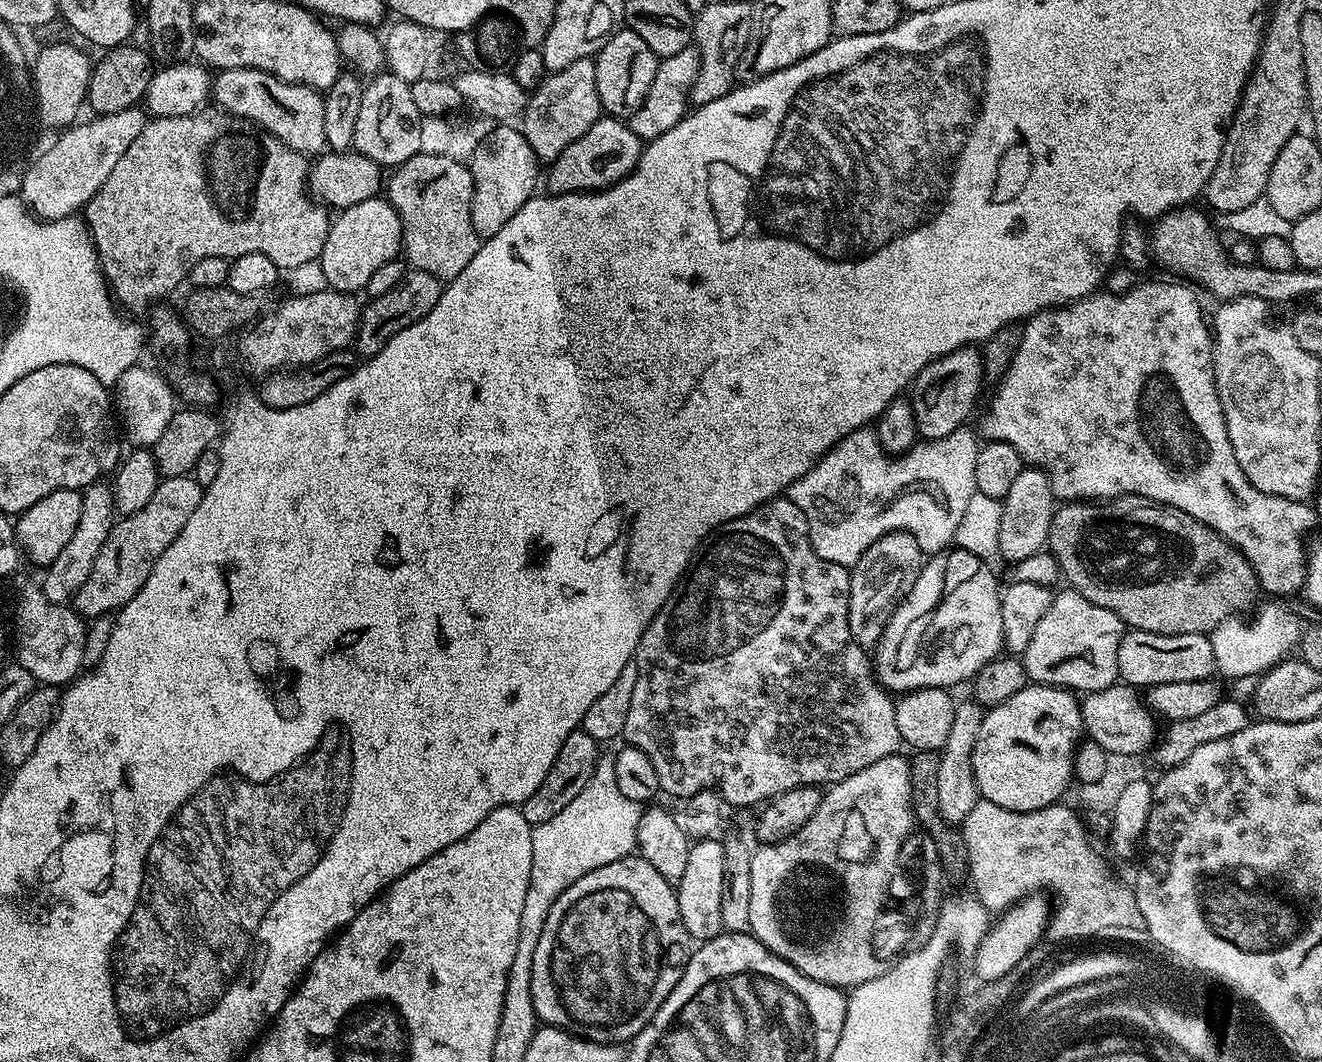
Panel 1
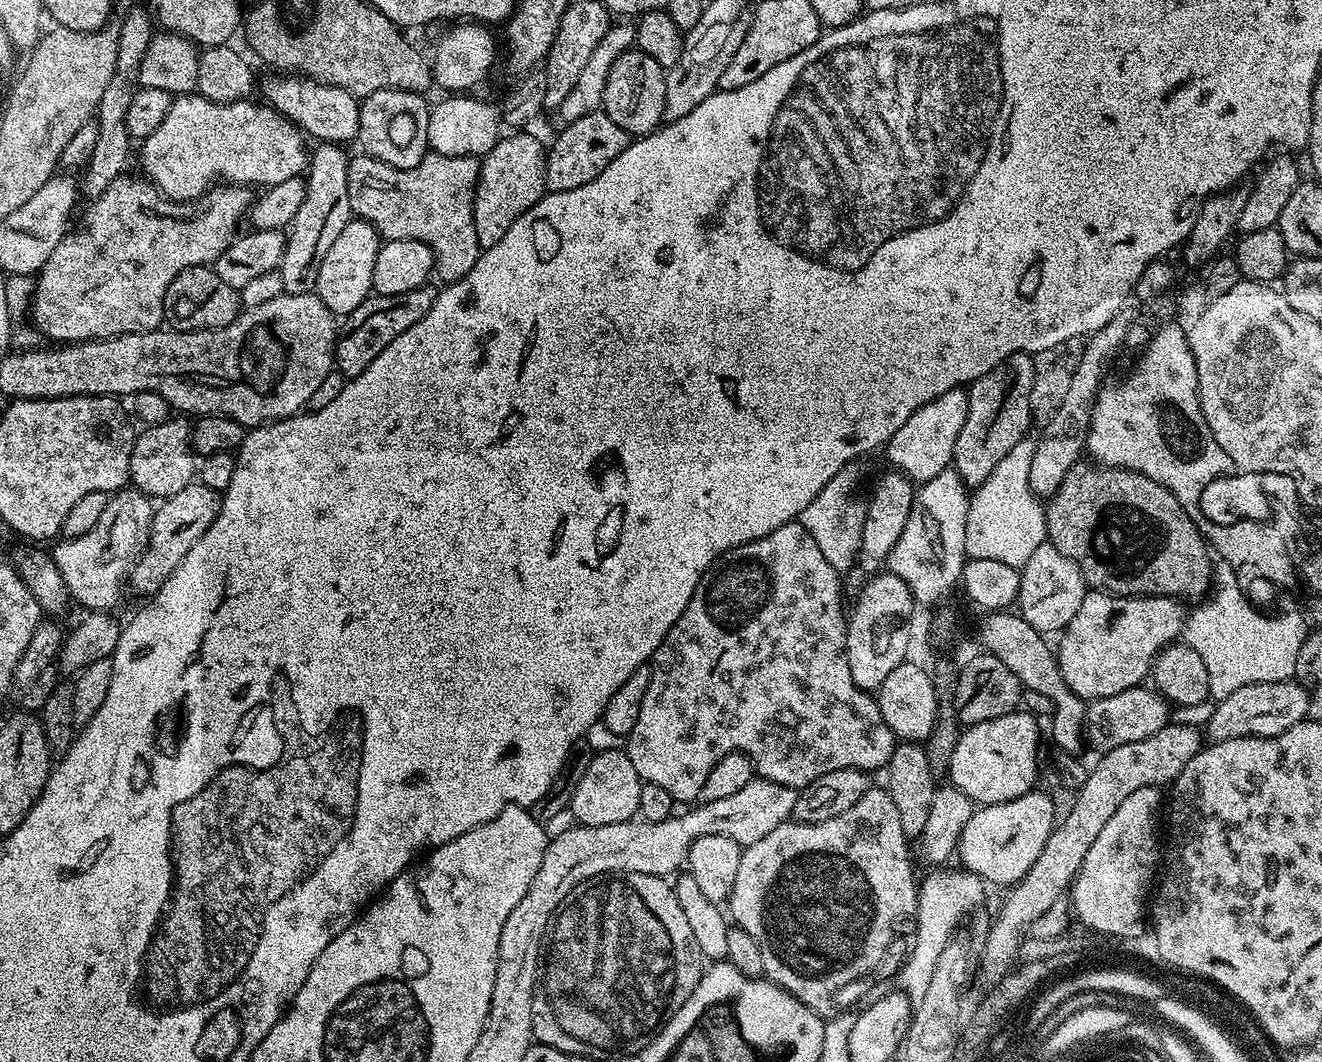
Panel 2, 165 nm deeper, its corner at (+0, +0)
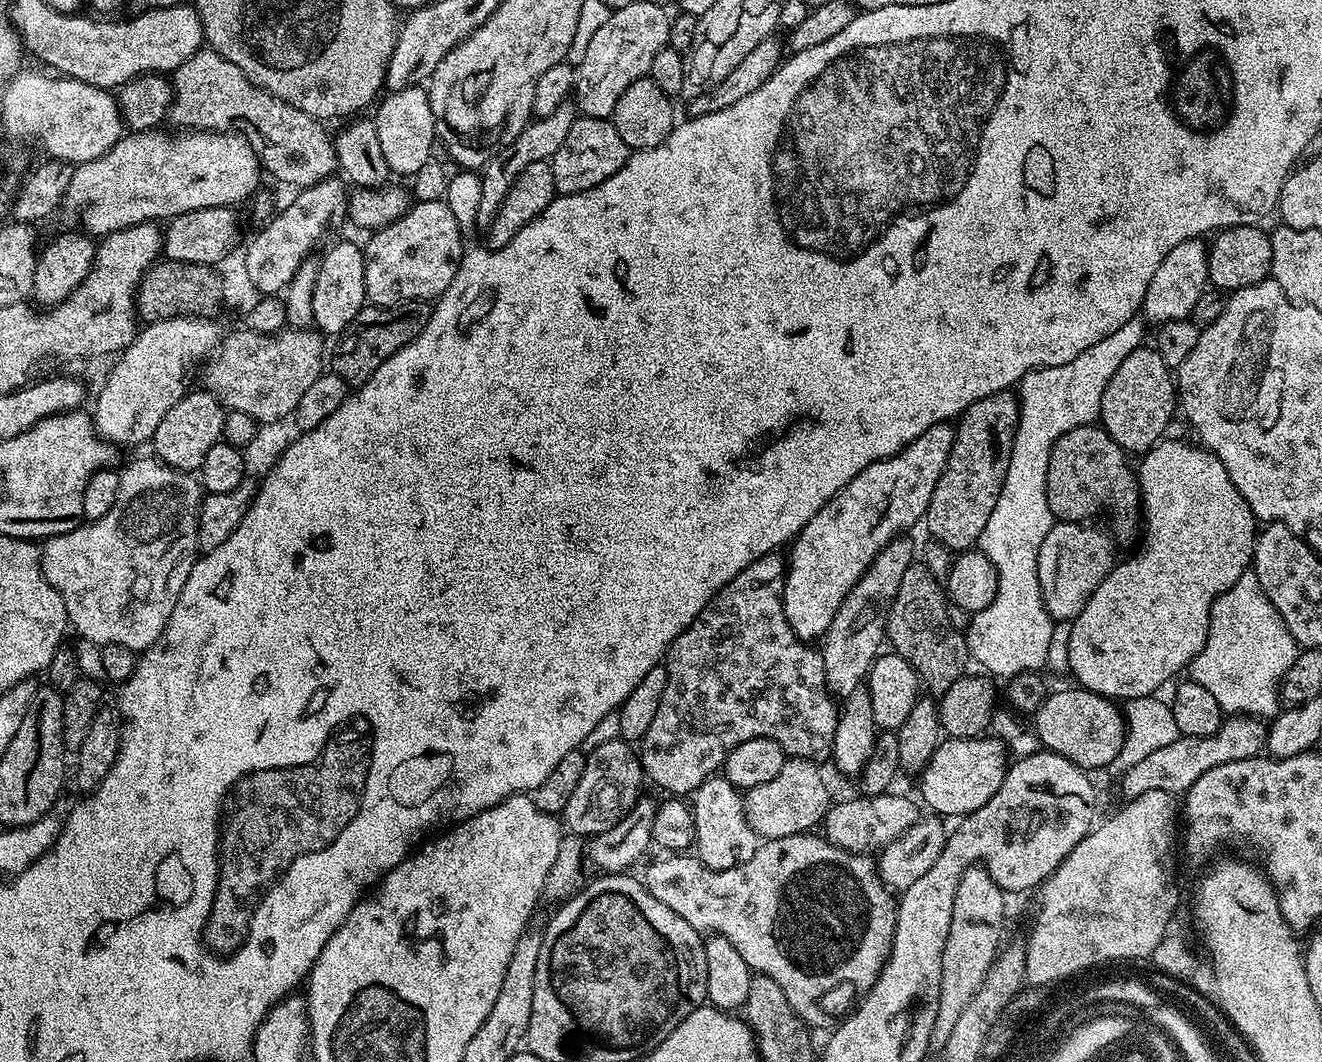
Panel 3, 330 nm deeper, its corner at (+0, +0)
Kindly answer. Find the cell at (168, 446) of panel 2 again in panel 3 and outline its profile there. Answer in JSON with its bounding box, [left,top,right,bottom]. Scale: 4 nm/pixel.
[150,391,226,473]

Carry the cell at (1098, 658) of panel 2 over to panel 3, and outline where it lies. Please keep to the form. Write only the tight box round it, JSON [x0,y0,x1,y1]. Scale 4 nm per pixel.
[1067,438,1258,702]

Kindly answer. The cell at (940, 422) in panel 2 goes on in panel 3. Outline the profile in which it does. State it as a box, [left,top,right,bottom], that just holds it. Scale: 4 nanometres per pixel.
[784,423,956,641]

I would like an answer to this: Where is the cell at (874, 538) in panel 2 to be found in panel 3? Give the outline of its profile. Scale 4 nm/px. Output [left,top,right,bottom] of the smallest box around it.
[818,534,914,698]

